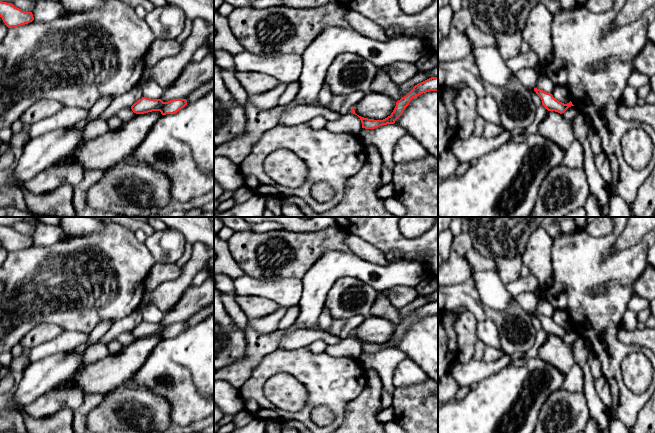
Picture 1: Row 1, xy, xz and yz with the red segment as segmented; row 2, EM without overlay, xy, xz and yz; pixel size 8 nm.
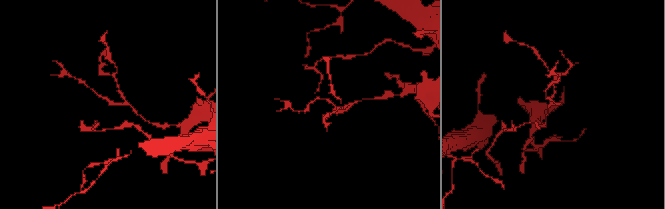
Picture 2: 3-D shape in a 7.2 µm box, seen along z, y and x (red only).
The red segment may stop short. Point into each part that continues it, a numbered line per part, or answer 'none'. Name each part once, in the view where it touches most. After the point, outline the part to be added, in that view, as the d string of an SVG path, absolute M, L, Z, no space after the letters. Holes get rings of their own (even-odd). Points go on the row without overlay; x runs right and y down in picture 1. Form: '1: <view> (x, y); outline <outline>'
none

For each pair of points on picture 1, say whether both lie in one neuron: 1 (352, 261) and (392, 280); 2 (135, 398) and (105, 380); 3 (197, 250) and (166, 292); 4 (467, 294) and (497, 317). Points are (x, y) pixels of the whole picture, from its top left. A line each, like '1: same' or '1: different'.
1: same
2: different
3: same
4: same

